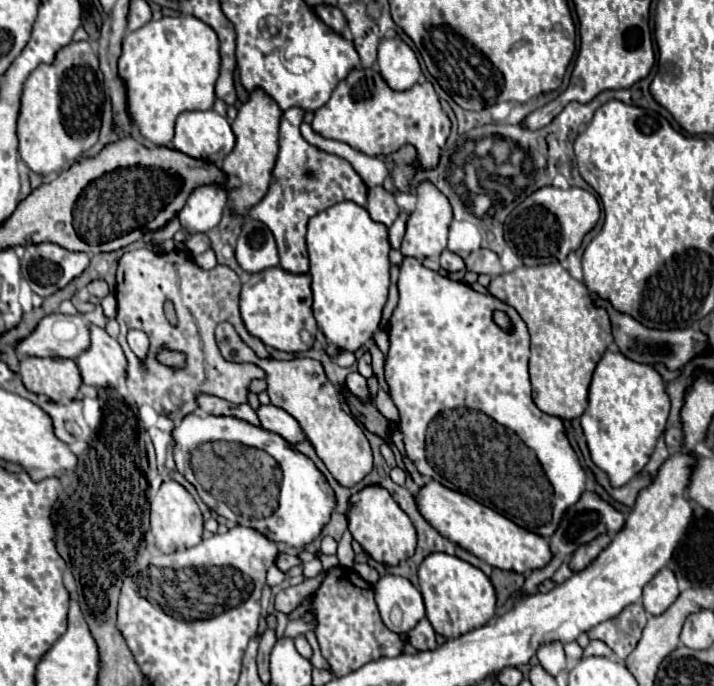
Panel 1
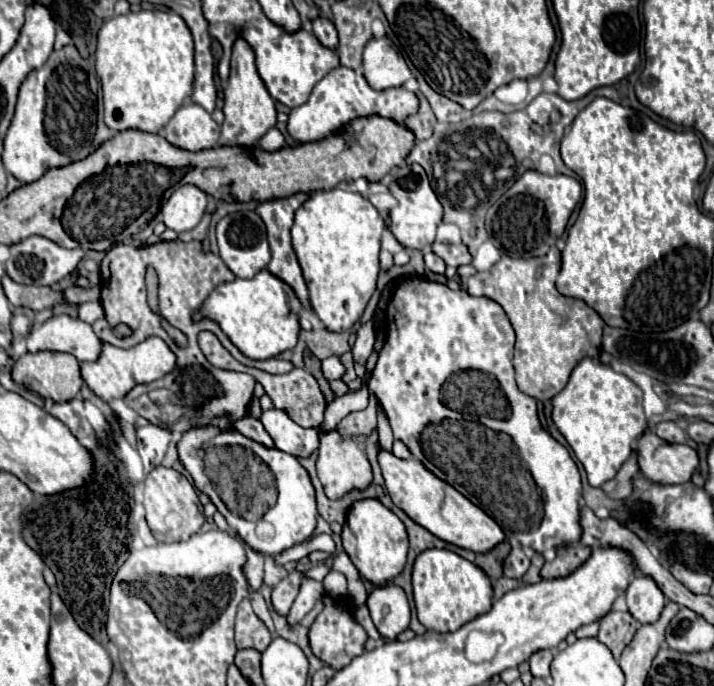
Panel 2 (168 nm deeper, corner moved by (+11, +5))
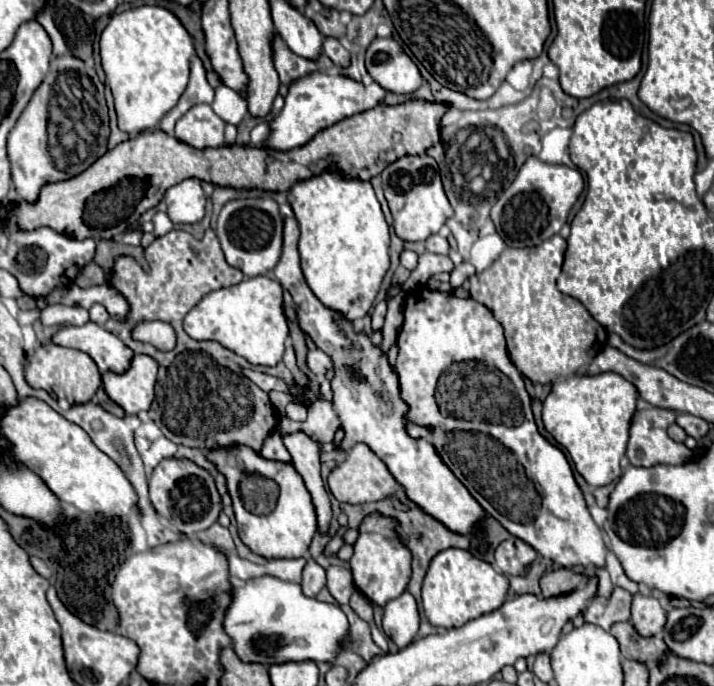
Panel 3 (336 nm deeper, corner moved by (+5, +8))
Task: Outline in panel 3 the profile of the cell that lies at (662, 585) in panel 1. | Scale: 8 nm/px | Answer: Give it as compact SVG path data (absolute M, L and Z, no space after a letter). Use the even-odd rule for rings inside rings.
M636 594L632 600L632 626L644 638L662 632L666 624L666 610L662 604L648 594Z

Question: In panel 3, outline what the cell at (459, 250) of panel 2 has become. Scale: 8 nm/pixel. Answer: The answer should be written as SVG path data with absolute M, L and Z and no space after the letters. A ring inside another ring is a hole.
M432 234L430 238L426 238L426 250L428 252L434 252L434 254L448 254L448 242L446 238L442 238L440 234Z

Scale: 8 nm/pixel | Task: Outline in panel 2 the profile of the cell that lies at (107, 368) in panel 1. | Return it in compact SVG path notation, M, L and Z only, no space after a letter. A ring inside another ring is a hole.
M148 337L146 341L138 343L132 349L120 349L102 341L100 357L92 363L80 363L80 375L84 383L104 401L124 397L136 383L152 383L176 367L176 355L160 337Z

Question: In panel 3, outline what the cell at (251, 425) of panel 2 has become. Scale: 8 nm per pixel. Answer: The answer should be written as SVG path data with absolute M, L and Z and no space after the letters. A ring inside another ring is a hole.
M276 432L266 438L264 448L262 448L262 458L266 458L266 460L276 460L276 462L286 462L286 464L292 462L286 446L282 444L282 438L280 438Z

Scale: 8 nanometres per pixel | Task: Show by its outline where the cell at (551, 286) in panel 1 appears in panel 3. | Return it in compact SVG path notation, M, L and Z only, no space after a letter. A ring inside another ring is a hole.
M560 234L532 248L506 248L498 260L470 278L470 296L484 304L504 328L514 366L532 382L548 384L556 376L580 374L608 344L608 332L572 296L556 288L566 240Z

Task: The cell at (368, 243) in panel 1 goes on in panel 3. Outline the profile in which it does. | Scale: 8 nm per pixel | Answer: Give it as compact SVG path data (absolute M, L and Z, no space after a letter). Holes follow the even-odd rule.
M324 170L322 174L312 176L308 180L300 180L290 188L290 206L300 226L298 250L302 260L302 272L310 290L318 296L318 300L324 306L342 312L348 320L364 318L372 308L380 284L390 268L390 232L380 202L374 194L374 188L370 186L370 182L360 178L346 180L340 170Z

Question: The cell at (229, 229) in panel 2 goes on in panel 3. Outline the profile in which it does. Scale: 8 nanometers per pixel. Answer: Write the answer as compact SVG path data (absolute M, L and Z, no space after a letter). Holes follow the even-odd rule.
M238 198L224 204L216 236L222 244L226 262L244 272L244 276L262 276L272 272L282 254L282 234L284 234L284 216L274 198Z

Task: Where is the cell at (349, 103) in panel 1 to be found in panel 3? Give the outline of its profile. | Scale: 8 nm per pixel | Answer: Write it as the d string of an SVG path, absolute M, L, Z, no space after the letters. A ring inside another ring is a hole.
M310 72L298 80L294 80L288 86L288 96L284 102L284 108L278 116L270 120L270 136L264 142L264 148L286 152L292 148L300 148L306 142L310 142L320 130L350 118L354 114L360 114L364 110L374 108L380 104L386 96L386 90L380 88L376 82L370 86L358 84L348 76L328 76L324 72Z

